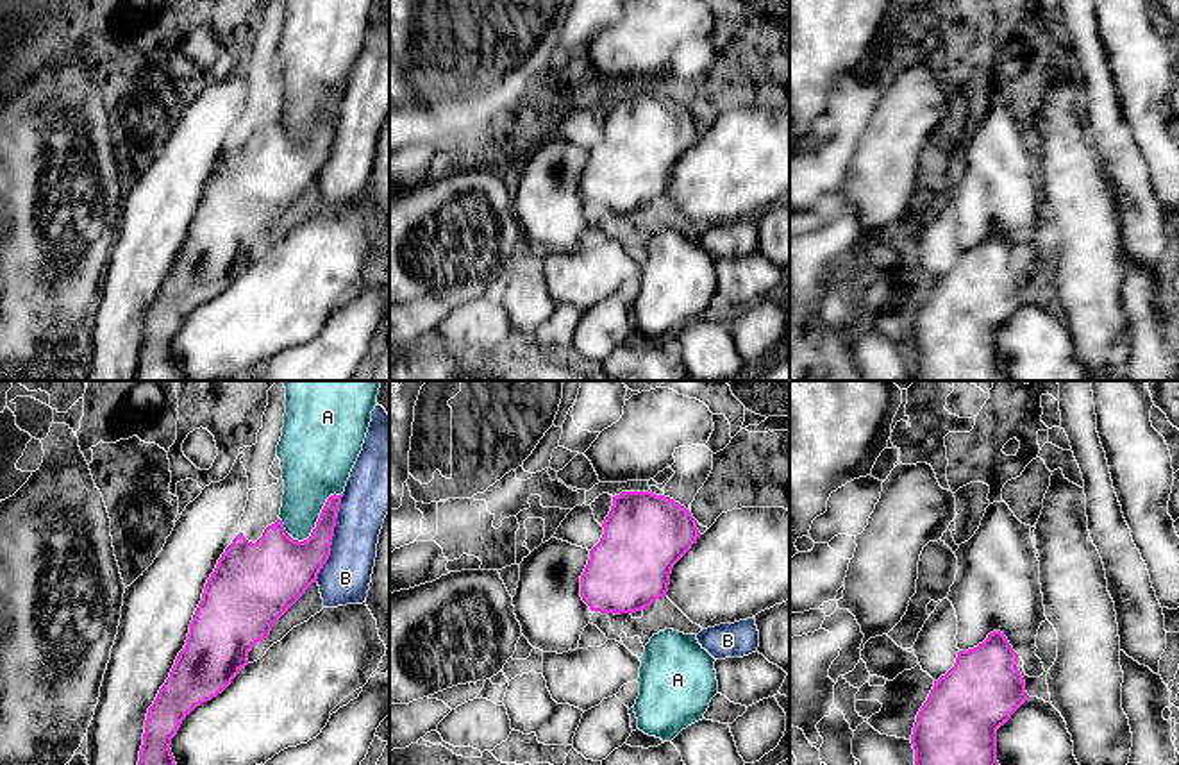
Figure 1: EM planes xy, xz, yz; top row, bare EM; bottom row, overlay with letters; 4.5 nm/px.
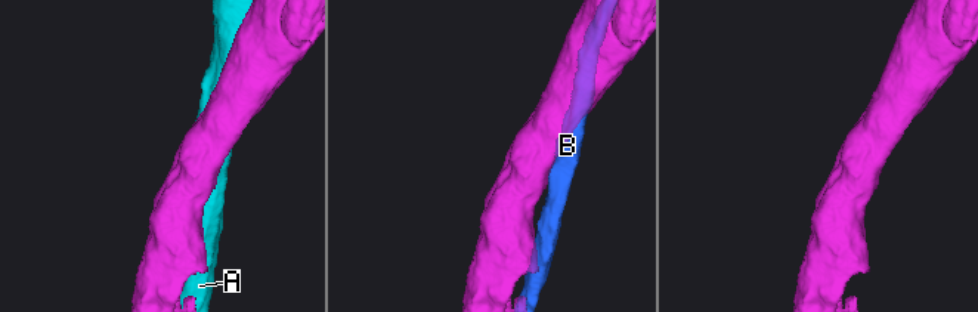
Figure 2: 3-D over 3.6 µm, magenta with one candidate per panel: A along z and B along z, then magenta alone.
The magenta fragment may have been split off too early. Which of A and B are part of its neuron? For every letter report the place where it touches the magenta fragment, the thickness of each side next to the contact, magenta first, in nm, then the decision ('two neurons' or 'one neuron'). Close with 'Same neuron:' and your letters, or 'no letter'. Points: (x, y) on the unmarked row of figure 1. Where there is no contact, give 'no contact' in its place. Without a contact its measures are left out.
A: contact xy (317, 122); calibres 260 and 300 nm; two neurons
B: contact xy (331, 138); calibres 280 and 220 nm; two neurons
Same neuron: no letter

